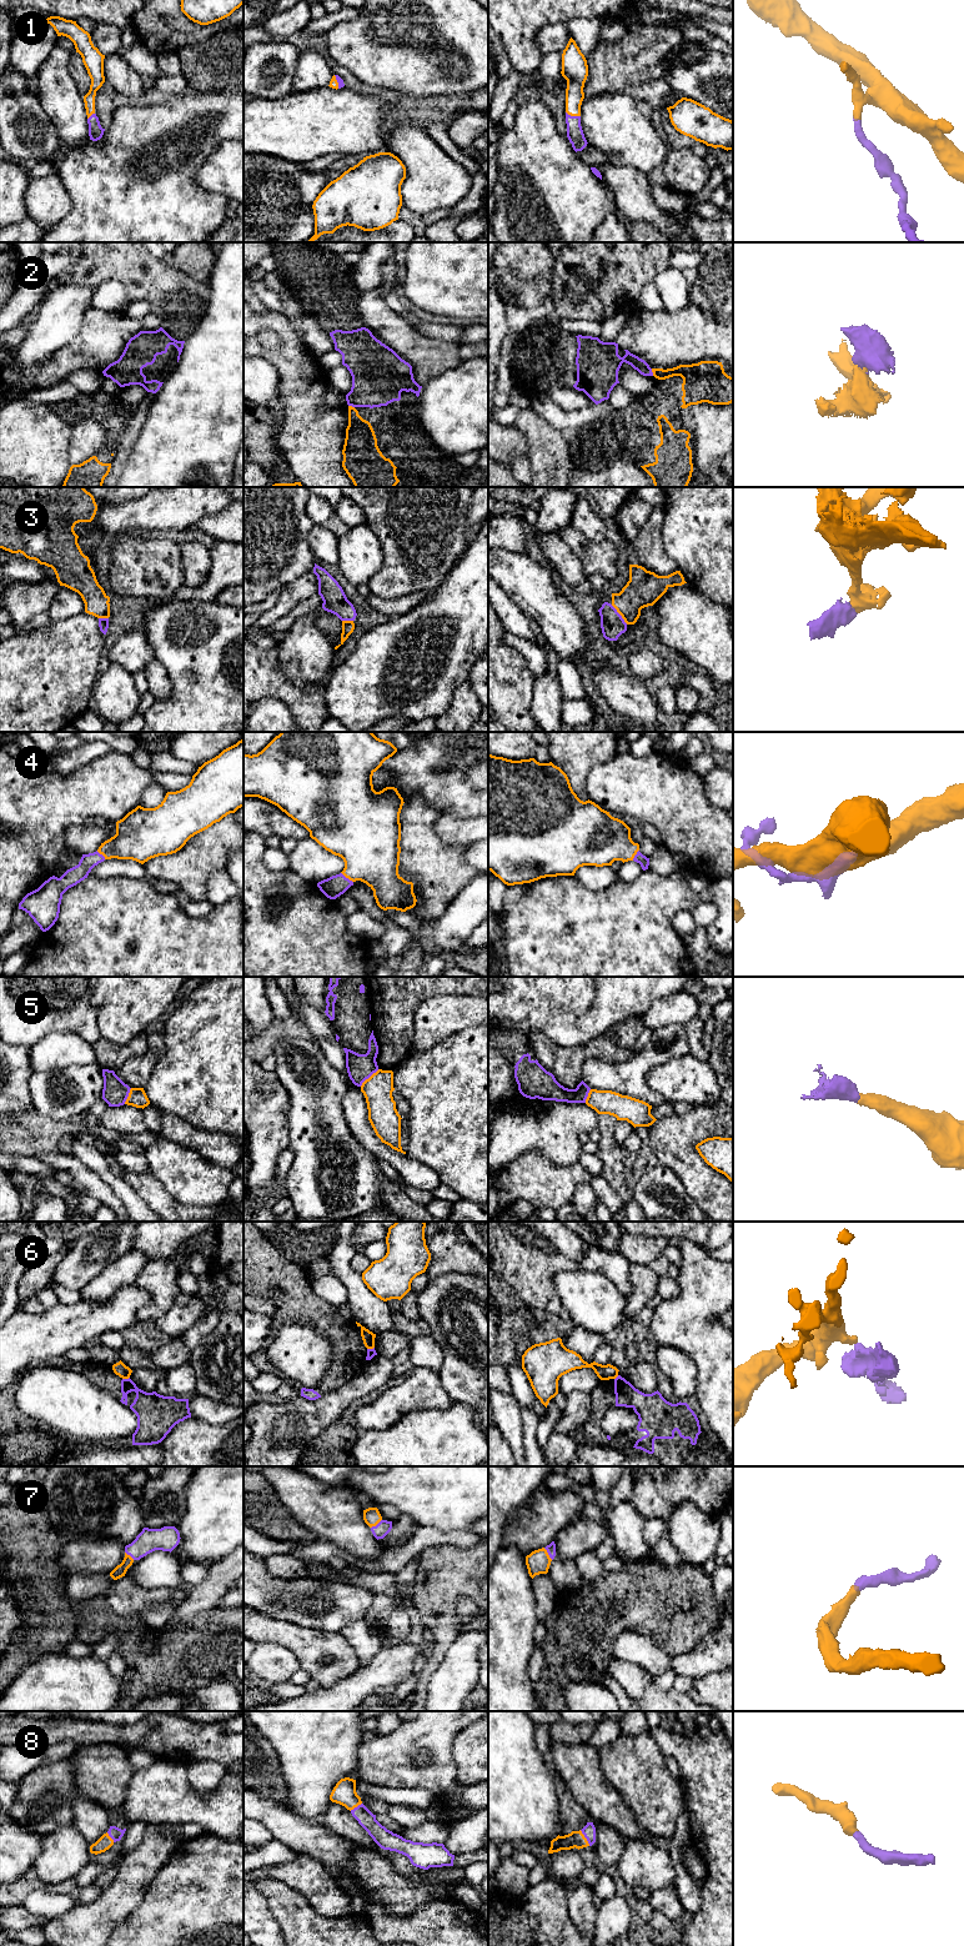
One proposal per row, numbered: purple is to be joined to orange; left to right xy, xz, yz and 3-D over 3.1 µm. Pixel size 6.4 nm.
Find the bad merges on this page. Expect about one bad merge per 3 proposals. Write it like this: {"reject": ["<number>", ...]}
{"reject": ["5", "6"]}

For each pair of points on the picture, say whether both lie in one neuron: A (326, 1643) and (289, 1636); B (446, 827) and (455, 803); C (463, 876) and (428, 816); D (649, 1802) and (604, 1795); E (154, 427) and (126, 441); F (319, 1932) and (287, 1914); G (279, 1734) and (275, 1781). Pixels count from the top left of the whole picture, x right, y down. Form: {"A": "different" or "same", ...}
{"A": "same", "B": "different", "C": "same", "D": "different", "E": "different", "F": "same", "G": "different"}

